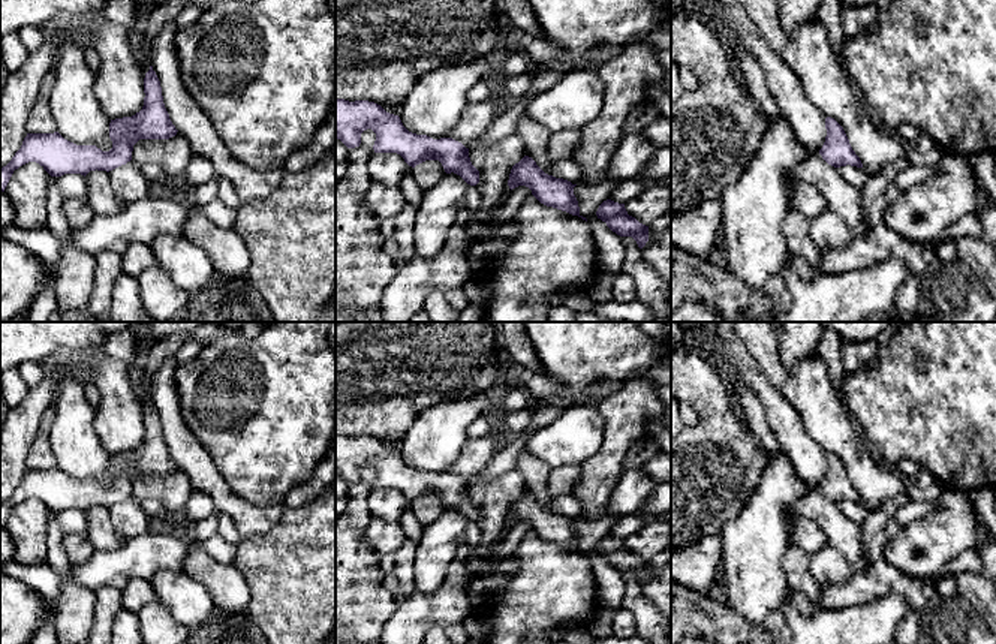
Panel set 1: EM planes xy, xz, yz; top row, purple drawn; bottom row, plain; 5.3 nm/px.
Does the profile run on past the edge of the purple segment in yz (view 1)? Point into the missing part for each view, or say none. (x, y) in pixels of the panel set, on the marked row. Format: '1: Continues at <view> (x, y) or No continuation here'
1: No continuation here

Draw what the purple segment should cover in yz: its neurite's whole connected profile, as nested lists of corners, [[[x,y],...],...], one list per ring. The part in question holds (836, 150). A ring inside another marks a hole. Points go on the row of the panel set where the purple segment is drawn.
[[[827,117],[825,129],[827,129],[825,142],[819,150],[822,159],[834,168],[846,165],[863,168],[863,163],[852,150],[843,127],[834,118]]]

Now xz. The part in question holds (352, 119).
[[[335,99],[335,138],[347,148],[359,147],[361,133],[371,129],[376,133],[373,145],[374,153],[397,153],[404,162],[415,168],[425,160],[439,160],[446,174],[460,175],[467,184],[476,186],[479,183],[479,171],[472,165],[469,148],[452,138],[433,139],[427,135],[416,135],[409,132],[398,115],[386,112],[380,105],[368,100],[349,102]]]

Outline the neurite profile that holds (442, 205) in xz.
[[[451,172],[433,187],[424,190],[413,228],[415,253],[434,258],[445,247],[448,231],[466,214],[467,183]]]

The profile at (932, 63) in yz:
[[[894,0],[879,12],[876,24],[858,36],[848,37],[843,49],[845,69],[873,117],[896,133],[902,123],[912,123],[944,151],[971,156],[980,151],[996,153],[996,0]]]

